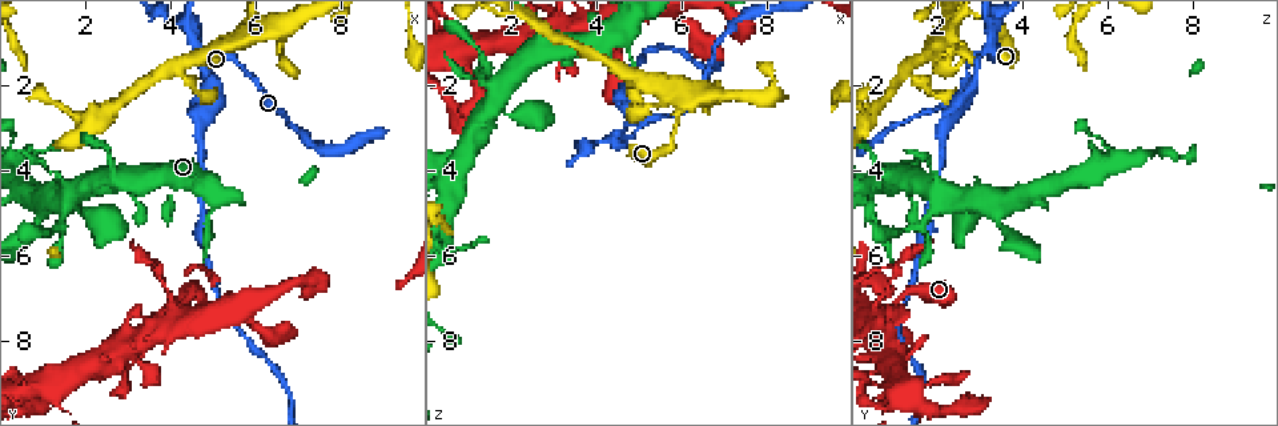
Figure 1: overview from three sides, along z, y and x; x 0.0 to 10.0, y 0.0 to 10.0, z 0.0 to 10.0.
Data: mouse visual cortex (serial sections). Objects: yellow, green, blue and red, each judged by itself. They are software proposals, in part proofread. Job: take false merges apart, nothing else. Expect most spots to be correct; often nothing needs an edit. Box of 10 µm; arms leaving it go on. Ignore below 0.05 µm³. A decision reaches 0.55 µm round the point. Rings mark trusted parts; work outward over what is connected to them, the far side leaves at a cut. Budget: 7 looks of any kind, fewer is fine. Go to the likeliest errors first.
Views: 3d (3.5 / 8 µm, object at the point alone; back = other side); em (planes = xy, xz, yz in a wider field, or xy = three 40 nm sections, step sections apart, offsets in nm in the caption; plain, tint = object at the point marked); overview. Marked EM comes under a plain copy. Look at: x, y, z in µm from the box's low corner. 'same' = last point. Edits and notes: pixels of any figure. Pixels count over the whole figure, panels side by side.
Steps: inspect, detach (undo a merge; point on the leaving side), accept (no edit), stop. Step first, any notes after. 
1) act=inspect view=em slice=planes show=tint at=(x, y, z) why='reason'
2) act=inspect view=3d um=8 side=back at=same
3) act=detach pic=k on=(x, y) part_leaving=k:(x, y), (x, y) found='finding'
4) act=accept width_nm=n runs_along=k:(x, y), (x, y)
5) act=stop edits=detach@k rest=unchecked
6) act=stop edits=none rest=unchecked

act=inspect view=3d um=3.5 at=(4.75, 1.15, 3.30) why='abrupt turn'

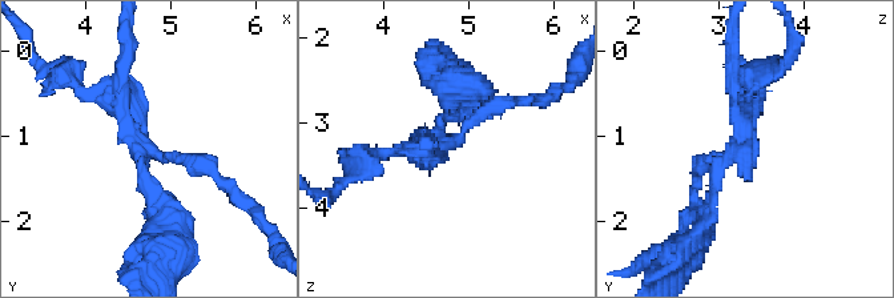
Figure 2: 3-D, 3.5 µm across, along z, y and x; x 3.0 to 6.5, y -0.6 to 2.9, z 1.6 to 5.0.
act=inspect view=em slice=xy step=1 show=tint at=(4.70, 1.20, 3.25) arms=3 arm_widths_nm=150,200,250 why='need the tissue'

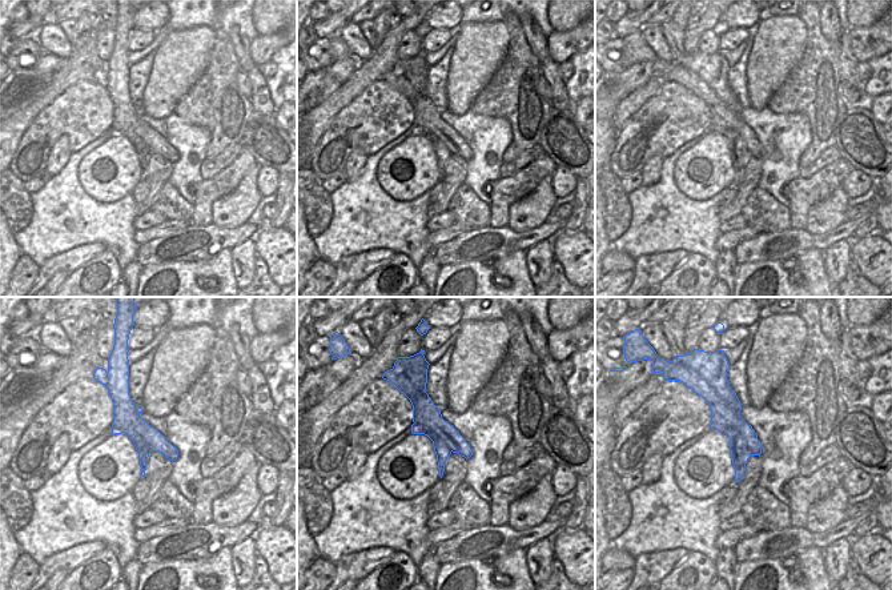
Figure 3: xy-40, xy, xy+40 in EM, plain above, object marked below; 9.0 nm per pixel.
act=detach pic=2 on=(152, 193) found='two cells meet here'

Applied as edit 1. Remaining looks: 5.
act=inspect view=overview

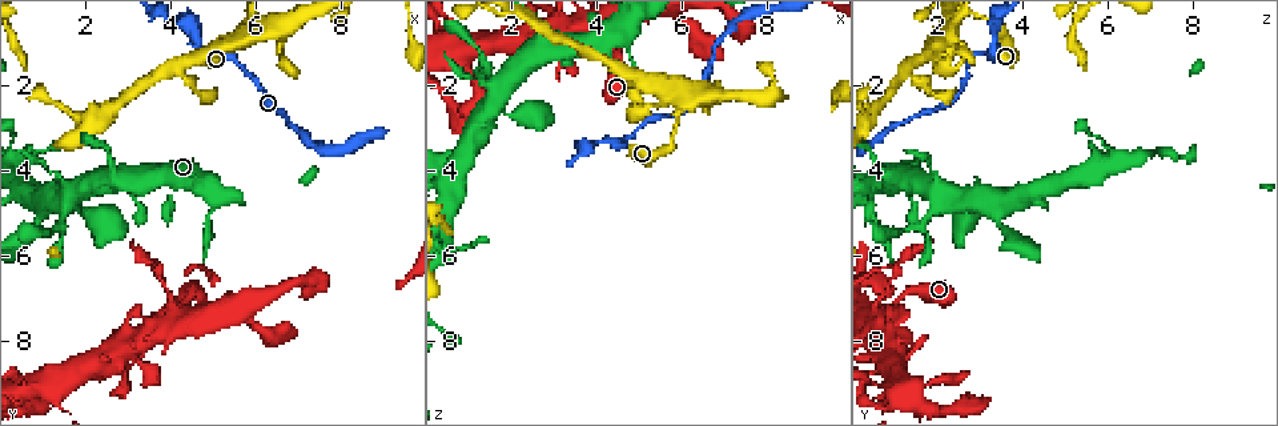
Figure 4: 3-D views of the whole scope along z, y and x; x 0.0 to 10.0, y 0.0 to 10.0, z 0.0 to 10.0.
act=inspect view=3d um=3.5 at=(6.60, 1.60, 2.50) why='sharp bend'

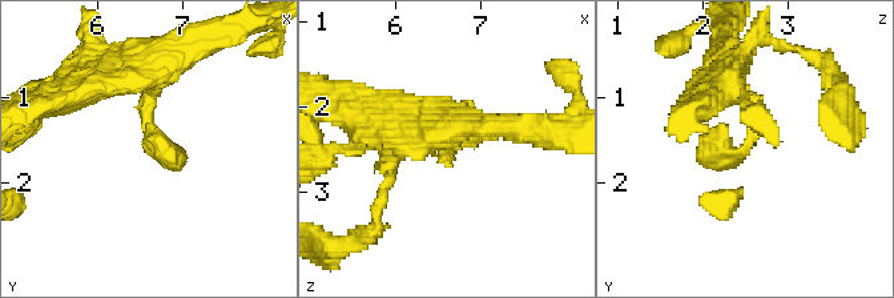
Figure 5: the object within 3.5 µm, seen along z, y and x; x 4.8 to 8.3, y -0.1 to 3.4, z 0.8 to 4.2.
act=inspect view=em slice=xy step=3 show=tint at=(6.60, 1.55, 2.50) why='now the EM'

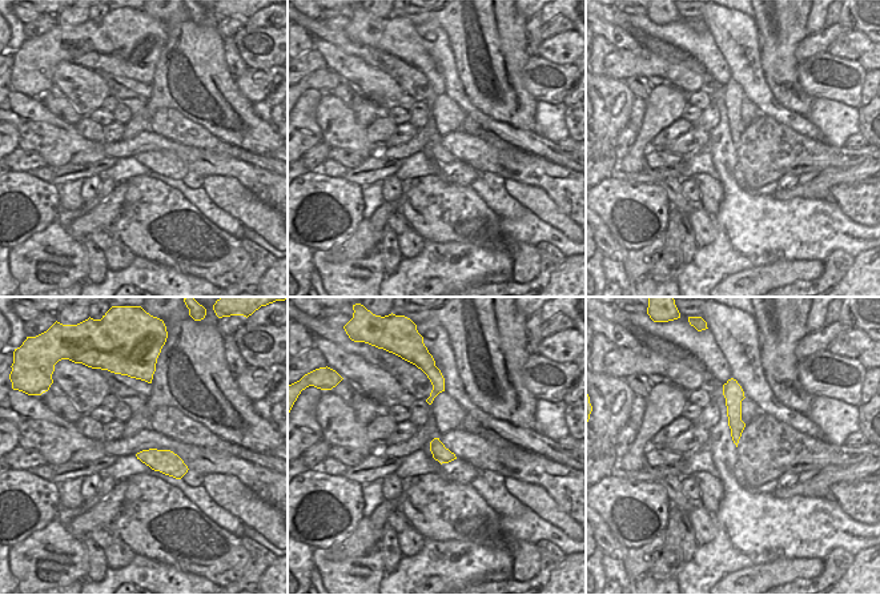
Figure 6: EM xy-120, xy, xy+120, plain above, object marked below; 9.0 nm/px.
act=accept runs_along=6:(727, 390), (734, 397), (735, 437) found='continuous, no second cell'

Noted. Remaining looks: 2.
act=inspect view=3d um=3.5 at=(3.30, 8.05, 0.70) why='abrupt turn'

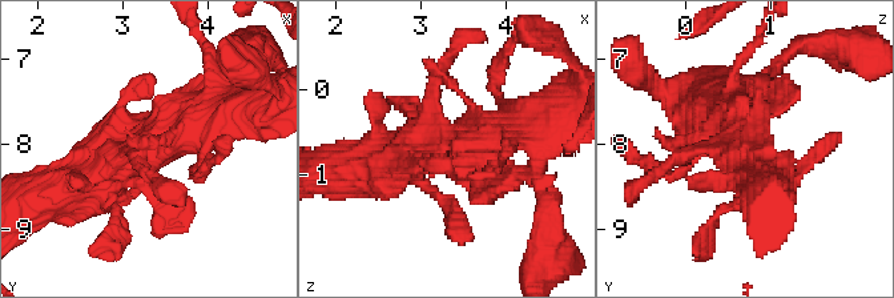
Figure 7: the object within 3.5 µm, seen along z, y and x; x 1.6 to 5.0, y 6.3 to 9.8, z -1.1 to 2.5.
act=inspect view=em slice=xy step=3 show=tint at=(3.30, 8.05, 0.70)

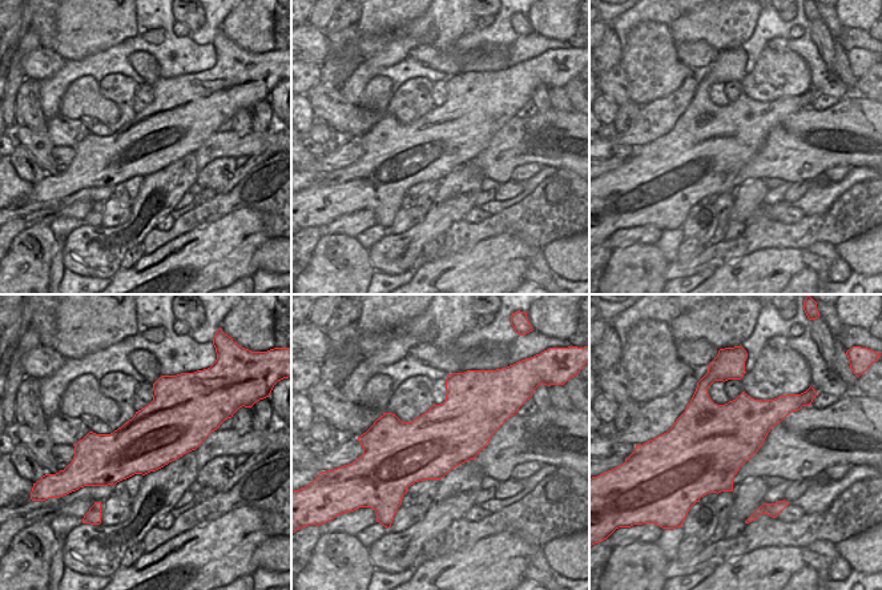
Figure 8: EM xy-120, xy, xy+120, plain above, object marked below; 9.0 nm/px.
act=accept width_nm=600 runs_along=7:(221, 99), (144, 152), (73, 185) found='one cell here'

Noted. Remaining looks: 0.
act=stop edits=detach@2 rest=unchecked

